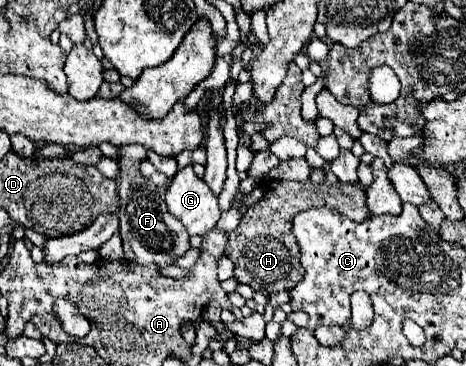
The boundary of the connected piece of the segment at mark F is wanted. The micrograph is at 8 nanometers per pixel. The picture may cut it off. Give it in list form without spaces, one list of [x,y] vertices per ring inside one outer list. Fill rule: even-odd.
[[[121,145],[119,155],[117,155],[117,165],[119,165],[119,211],[117,217],[121,221],[119,235],[123,241],[123,251],[127,261],[137,261],[139,265],[143,263],[155,263],[157,267],[167,267],[171,265],[173,257],[183,255],[189,245],[189,235],[185,233],[181,221],[177,221],[167,205],[165,205],[165,187],[149,185],[145,177],[141,177],[139,167],[147,157],[147,149],[141,145]]]

